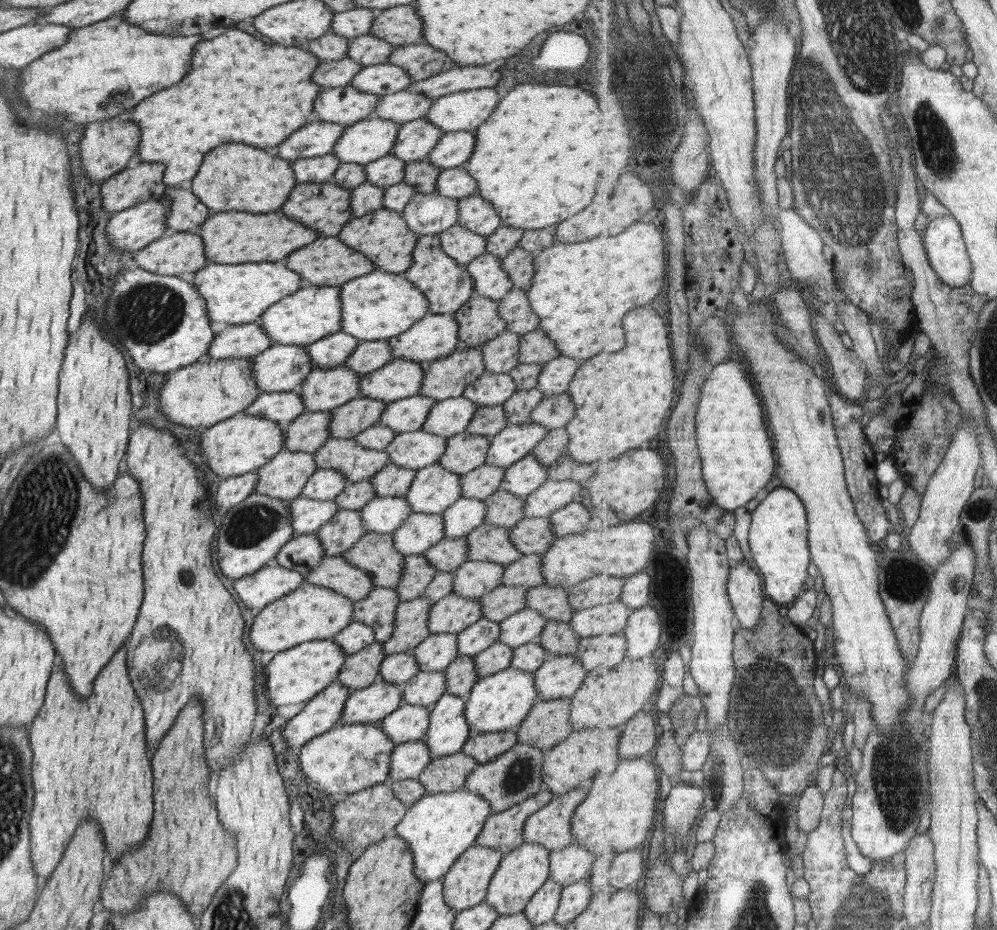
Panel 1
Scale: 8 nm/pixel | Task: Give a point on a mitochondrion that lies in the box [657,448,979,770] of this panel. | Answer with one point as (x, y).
(773, 715)

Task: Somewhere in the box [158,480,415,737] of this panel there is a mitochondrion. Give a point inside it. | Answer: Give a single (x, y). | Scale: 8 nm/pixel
(253, 523)

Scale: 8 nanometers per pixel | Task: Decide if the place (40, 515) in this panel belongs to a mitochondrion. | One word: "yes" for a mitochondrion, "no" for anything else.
yes

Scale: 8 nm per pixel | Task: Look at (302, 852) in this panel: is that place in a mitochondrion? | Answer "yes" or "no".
no

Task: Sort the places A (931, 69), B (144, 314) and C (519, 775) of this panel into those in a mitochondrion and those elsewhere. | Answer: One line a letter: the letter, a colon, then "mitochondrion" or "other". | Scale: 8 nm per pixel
A: other
B: mitochondrion
C: mitochondrion

